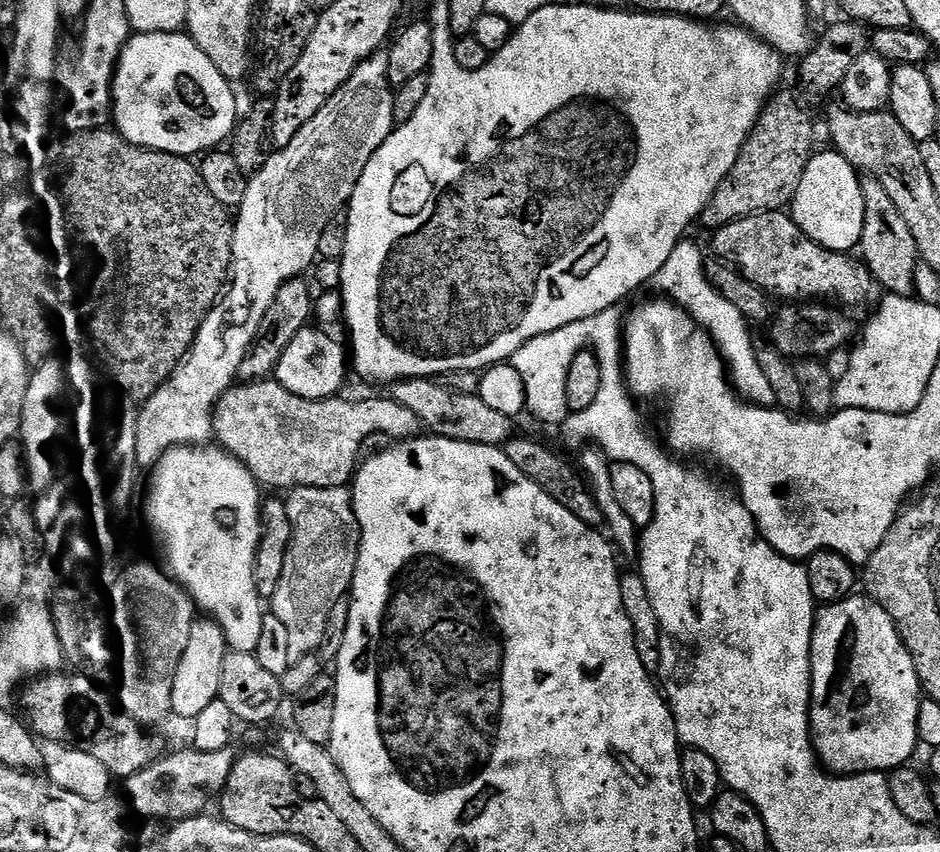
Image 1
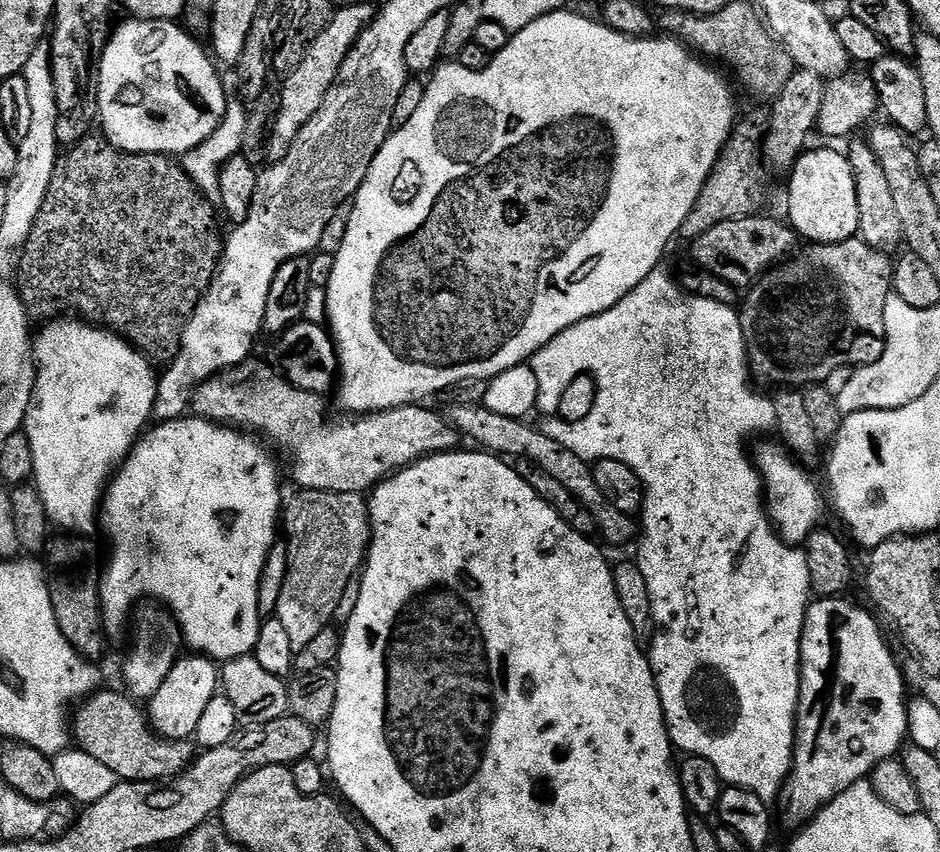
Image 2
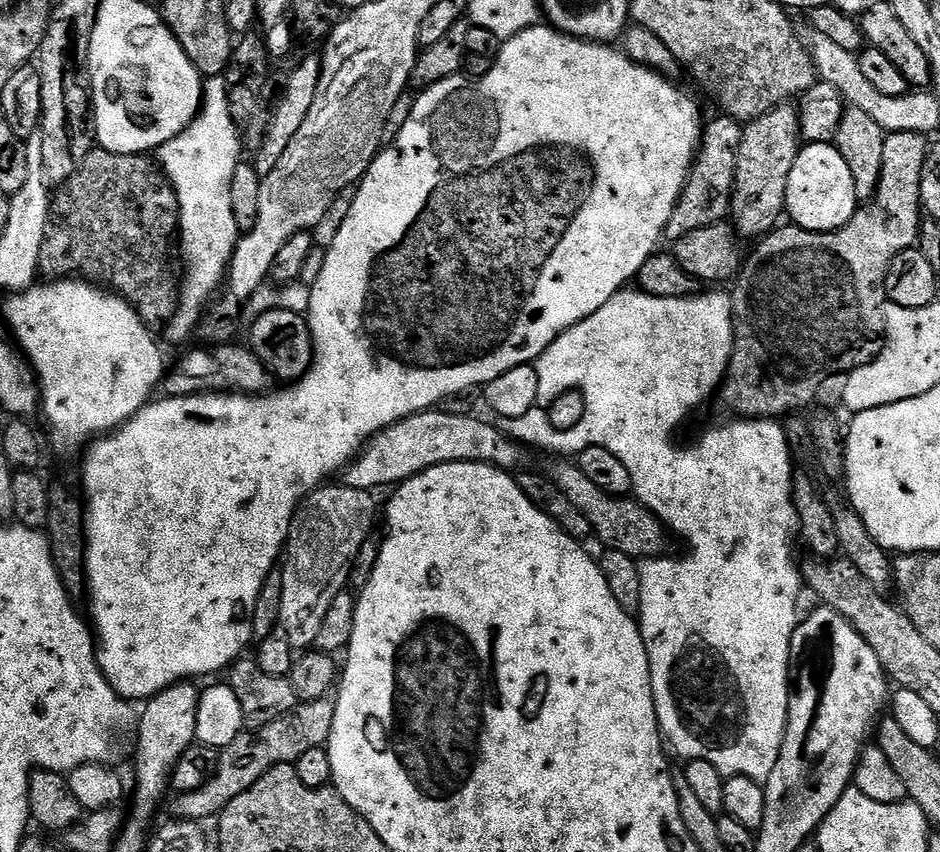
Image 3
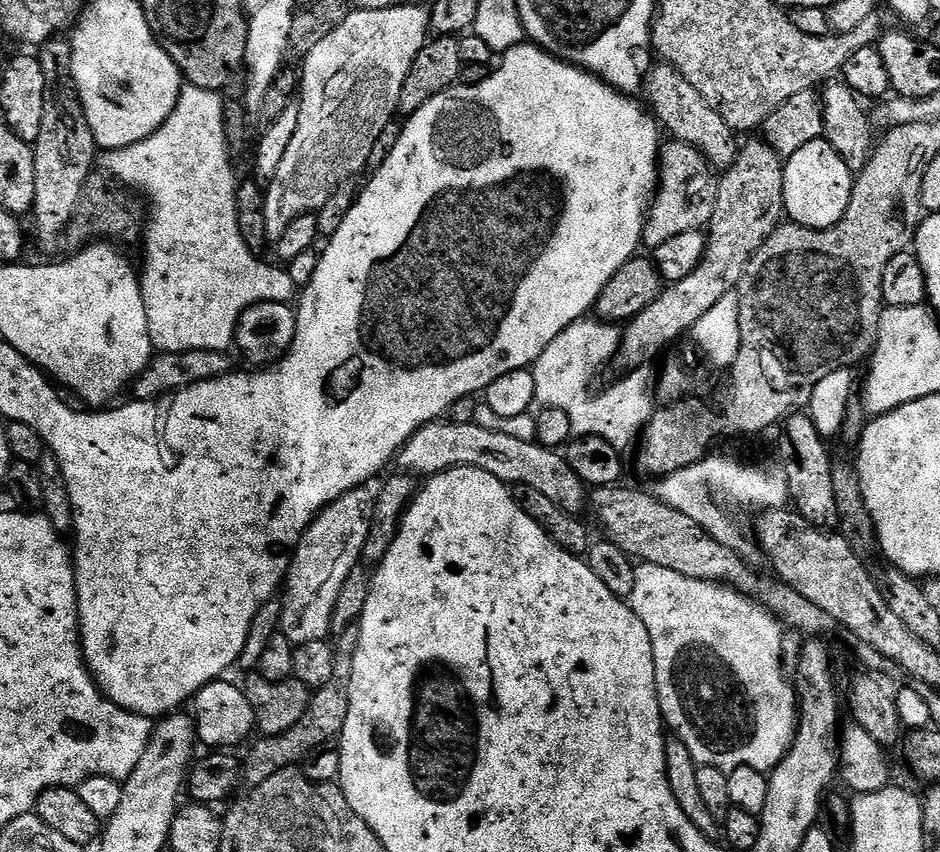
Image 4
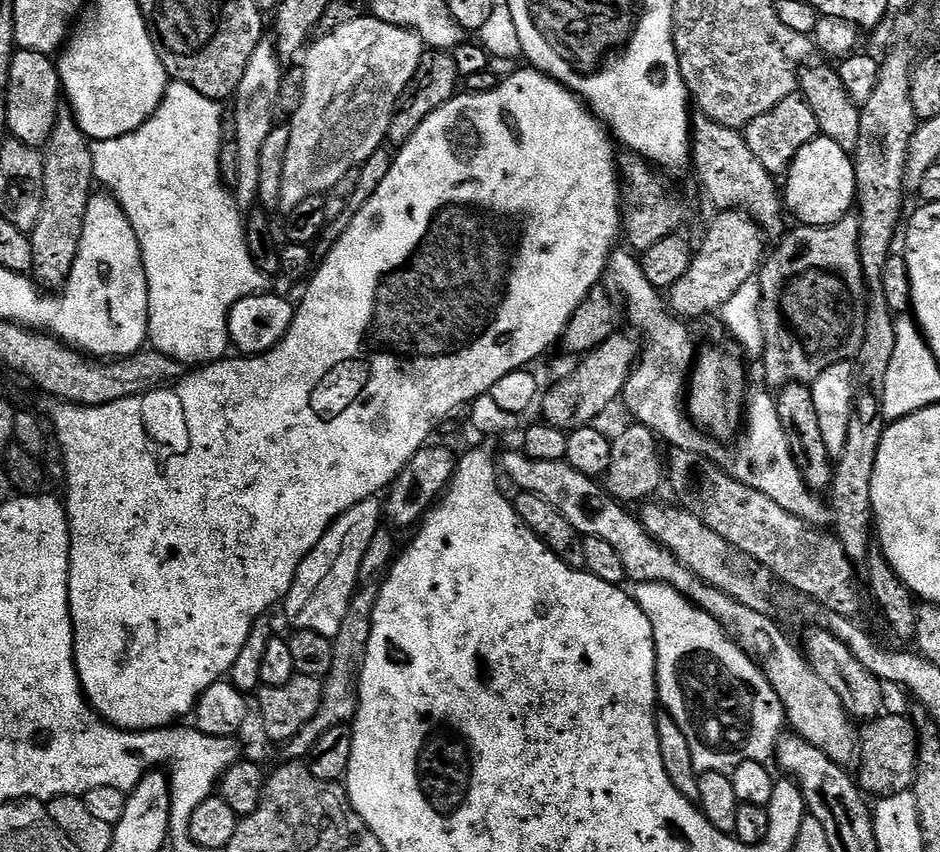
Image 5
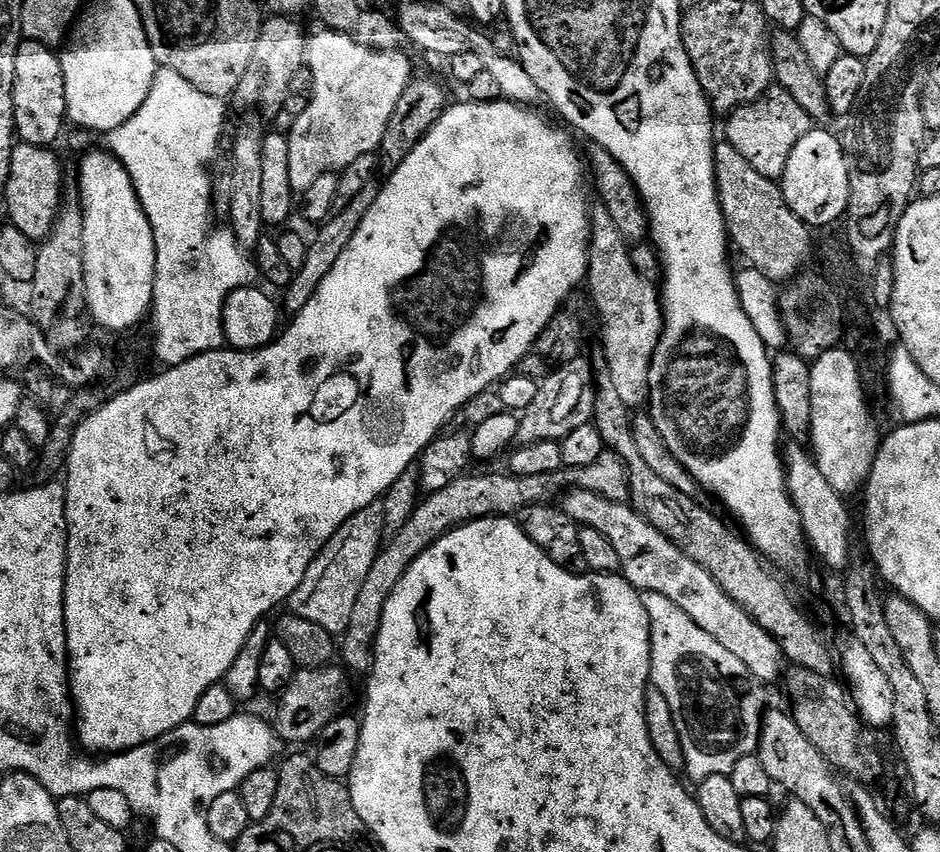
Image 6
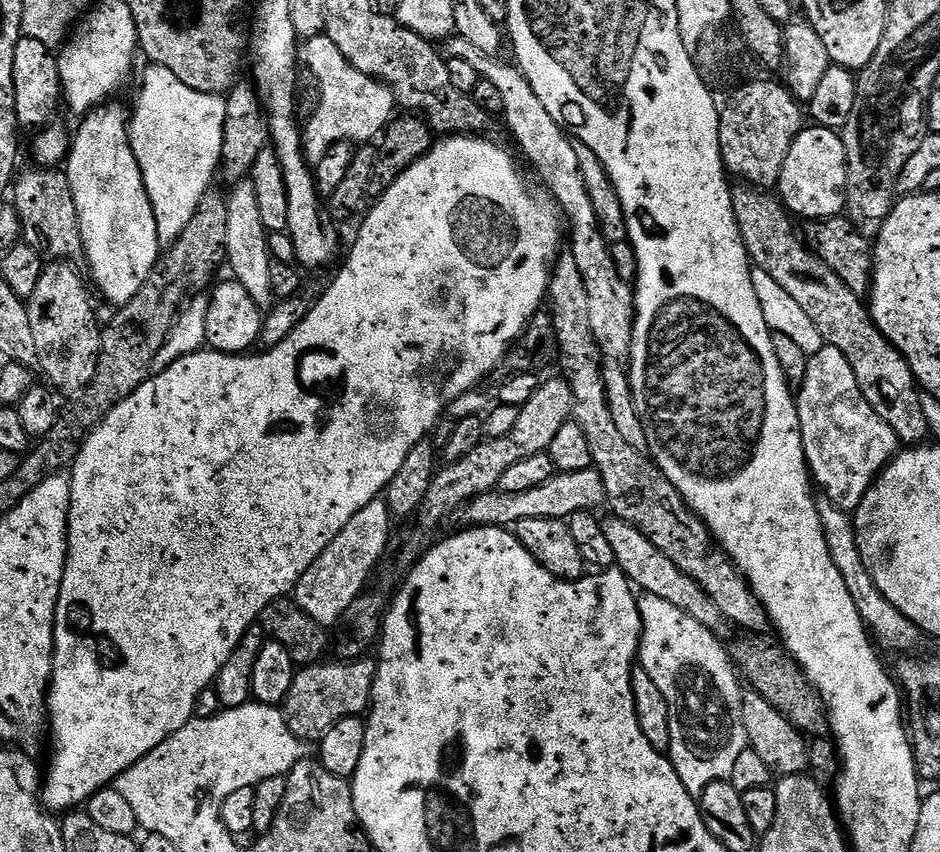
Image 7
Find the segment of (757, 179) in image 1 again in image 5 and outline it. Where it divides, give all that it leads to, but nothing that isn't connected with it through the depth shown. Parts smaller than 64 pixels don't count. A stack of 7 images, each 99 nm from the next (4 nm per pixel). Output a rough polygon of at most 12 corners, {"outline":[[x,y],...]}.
{"outline":[[643,156],[616,158],[622,236],[642,254],[679,233],[680,200]]}

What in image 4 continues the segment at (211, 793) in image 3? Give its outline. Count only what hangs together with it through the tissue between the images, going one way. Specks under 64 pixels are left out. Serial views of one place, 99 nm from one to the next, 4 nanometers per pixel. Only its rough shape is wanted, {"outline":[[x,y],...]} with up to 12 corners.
{"outline":[[333,682],[311,693],[294,726],[264,736],[242,760],[255,786],[299,765],[344,725],[348,698]]}

